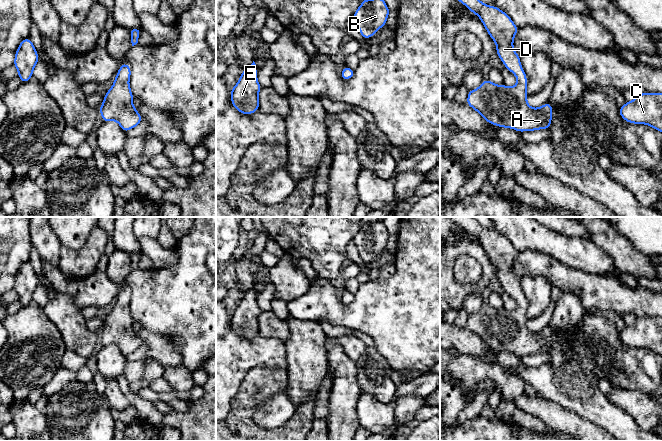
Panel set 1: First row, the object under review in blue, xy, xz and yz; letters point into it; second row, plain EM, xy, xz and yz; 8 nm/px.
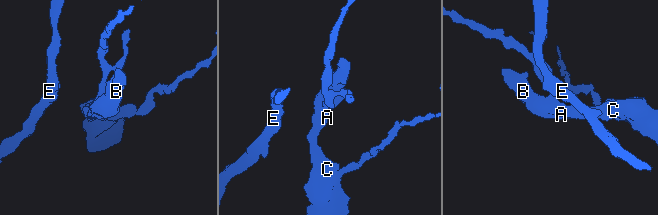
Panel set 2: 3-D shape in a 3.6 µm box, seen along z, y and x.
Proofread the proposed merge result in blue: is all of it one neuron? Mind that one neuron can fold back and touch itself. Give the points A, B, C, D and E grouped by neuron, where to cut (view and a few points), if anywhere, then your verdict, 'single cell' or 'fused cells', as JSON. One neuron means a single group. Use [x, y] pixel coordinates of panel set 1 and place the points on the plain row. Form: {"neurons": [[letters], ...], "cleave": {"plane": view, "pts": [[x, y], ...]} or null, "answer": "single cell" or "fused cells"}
{"neurons": [["A", "B", "C", "D", "E"]], "cleave": null, "answer": "single cell"}

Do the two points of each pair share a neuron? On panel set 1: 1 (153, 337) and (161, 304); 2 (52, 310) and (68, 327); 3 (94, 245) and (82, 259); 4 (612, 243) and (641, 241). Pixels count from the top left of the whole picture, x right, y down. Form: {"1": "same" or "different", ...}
{"1": "different", "2": "same", "3": "same", "4": "different"}

